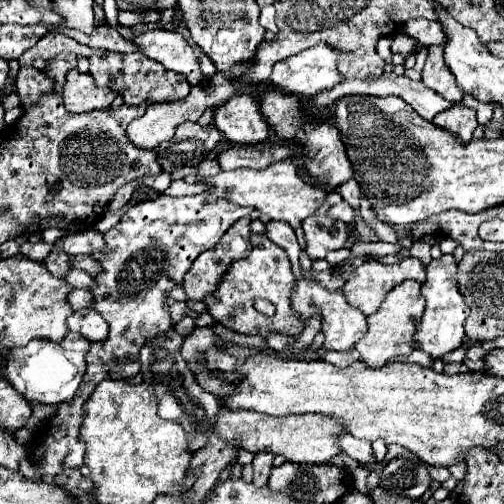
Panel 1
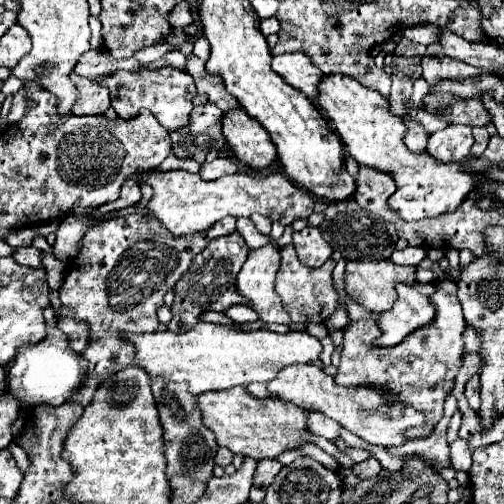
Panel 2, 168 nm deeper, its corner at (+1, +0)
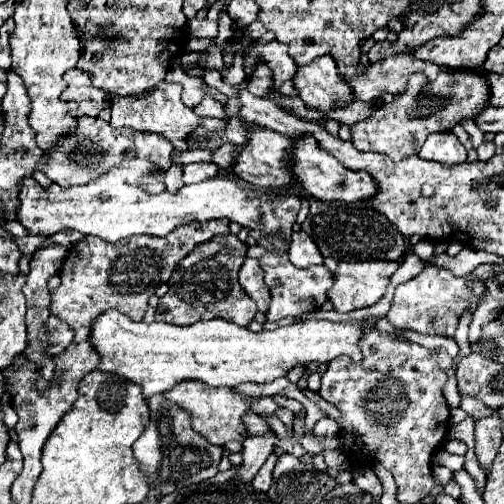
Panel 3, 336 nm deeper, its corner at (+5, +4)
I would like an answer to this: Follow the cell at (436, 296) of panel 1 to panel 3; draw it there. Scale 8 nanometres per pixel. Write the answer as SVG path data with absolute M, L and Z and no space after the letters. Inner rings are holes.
M371 327L363 337L361 351L365 359L359 365L341 365L347 357L335 359L335 365L327 365L319 391L341 413L341 435L351 443L348 459L359 465L356 455L371 457L375 467L391 471L399 501L423 501L429 493L441 495L443 485L435 483L431 461L449 429L443 427L449 425L449 407L443 397L445 371L439 369L435 353L429 349L401 341L377 327Z

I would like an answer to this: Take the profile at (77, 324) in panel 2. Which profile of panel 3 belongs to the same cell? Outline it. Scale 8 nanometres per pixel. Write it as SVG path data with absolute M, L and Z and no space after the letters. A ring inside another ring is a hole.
M51 315L45 321L45 329L49 333L47 355L59 355L59 353L63 353L63 349L67 349L67 345L71 343L71 327Z

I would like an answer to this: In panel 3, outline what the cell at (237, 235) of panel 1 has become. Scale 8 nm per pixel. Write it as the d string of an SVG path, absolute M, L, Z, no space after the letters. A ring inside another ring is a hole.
M235 235L227 237L215 237L213 241L199 243L183 261L179 261L175 273L167 281L169 291L159 299L159 305L155 309L155 321L165 321L173 325L193 325L201 319L225 319L235 325L247 327L255 313L257 305L243 293L237 273L245 261L247 245L241 243ZM223 239L223 241L215 241Z

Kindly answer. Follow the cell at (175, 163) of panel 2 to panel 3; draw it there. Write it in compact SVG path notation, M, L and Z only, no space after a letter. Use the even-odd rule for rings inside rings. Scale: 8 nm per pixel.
M173 161L171 167L165 173L164 182L166 189L170 193L177 193L184 185L182 181L182 165Z

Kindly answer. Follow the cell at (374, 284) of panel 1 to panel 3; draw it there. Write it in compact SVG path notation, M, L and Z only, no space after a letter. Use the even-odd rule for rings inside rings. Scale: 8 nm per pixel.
M353 261L353 263L339 263L337 271L333 273L333 287L327 291L327 299L333 303L333 309L339 313L349 313L355 309L375 305L391 279L391 275L399 269L395 261Z

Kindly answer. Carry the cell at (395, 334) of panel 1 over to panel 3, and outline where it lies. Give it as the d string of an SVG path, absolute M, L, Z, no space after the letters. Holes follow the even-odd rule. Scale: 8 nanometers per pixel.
M429 265L421 275L397 285L393 305L387 313L387 319L397 329L413 329L419 333L435 333L435 335L453 335L457 329L459 317L471 309L471 295L477 295L477 299L483 299L485 285L481 281L475 281L475 285L469 289L469 275L457 277L449 269Z

